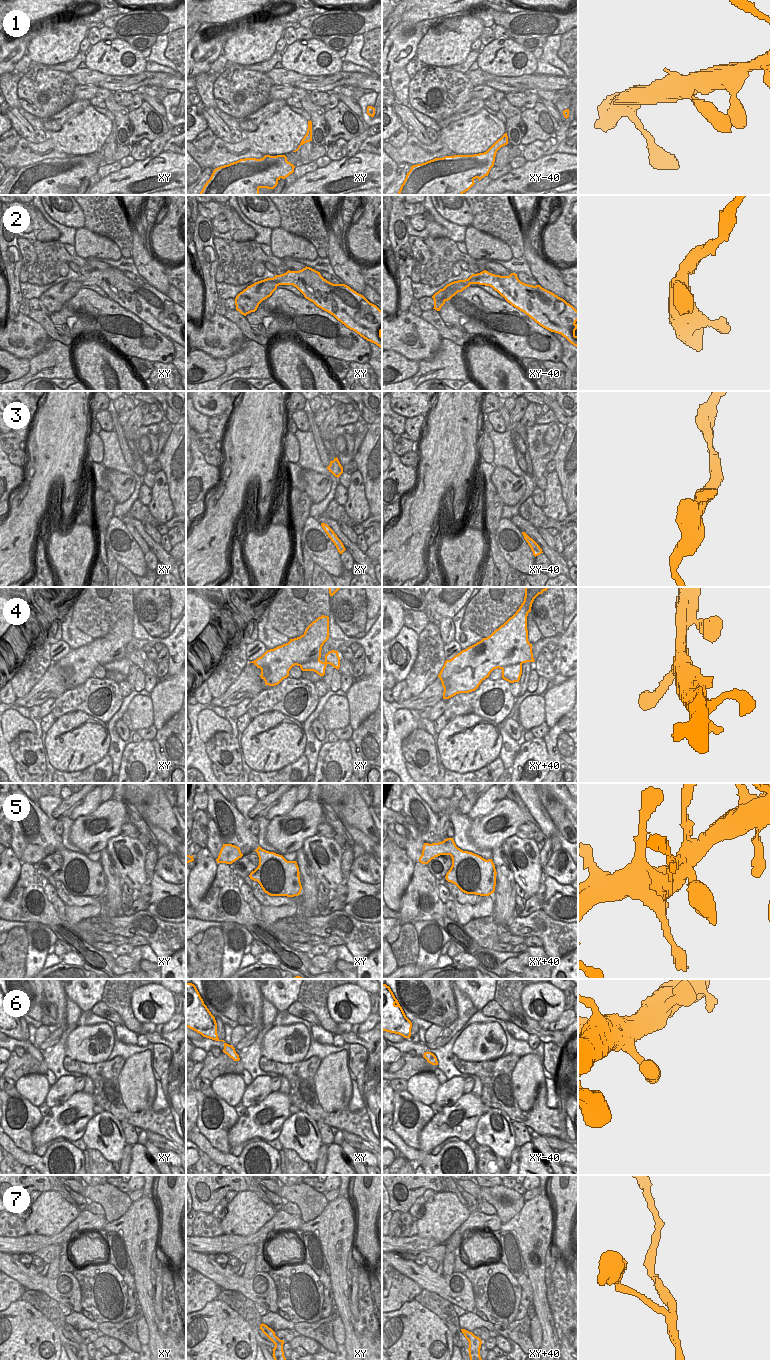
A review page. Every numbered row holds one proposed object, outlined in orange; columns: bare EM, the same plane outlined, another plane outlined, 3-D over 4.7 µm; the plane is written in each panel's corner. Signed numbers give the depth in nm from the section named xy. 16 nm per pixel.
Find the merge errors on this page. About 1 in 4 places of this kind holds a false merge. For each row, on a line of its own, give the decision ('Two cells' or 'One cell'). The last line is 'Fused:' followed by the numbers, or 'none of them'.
1: One cell
2: One cell
3: One cell
4: One cell
5: One cell
6: One cell
7: One cell
Fused: none of them.

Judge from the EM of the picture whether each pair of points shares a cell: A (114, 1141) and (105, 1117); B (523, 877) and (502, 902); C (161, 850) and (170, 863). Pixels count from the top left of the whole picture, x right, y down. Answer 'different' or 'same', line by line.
A: same
B: different
C: different

